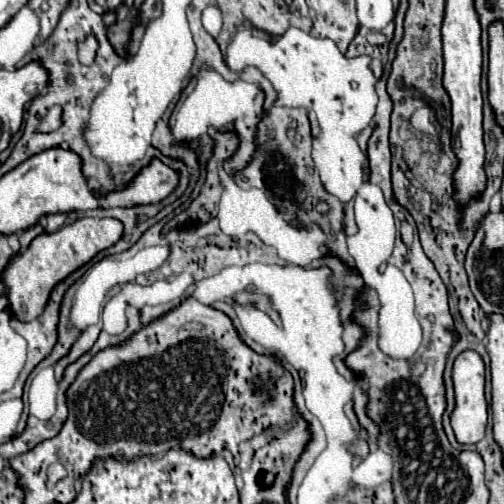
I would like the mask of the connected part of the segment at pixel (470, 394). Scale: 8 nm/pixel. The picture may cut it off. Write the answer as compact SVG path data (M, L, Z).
M464 350L458 354L454 362L454 390L456 390L456 408L452 412L452 428L456 434L456 440L460 444L476 444L484 438L486 432L486 398L484 398L484 362L482 356L474 350Z

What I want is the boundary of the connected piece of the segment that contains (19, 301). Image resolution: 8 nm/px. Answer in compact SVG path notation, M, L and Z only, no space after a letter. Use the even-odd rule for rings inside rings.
M78 218L72 224L62 226L54 234L36 236L24 252L14 256L12 264L2 274L2 282L6 284L4 294L10 298L12 314L24 322L38 318L44 312L44 306L48 306L48 298L54 286L84 264L88 264L98 252L114 246L120 236L122 222L116 218Z

